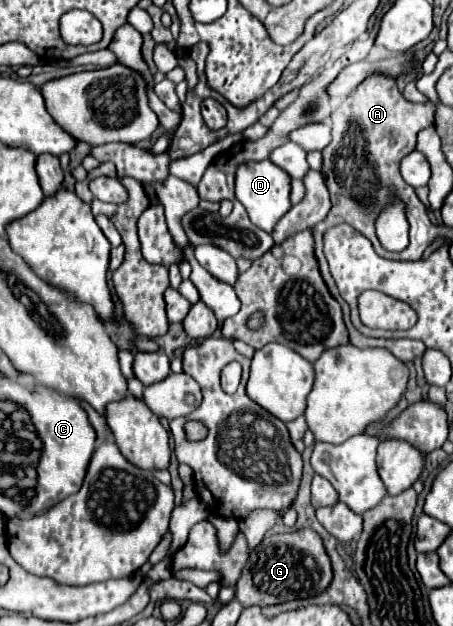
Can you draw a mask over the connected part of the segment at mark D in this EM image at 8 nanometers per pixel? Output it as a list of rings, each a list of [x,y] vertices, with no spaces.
[[[270,160],[244,162],[236,170],[236,200],[244,204],[250,220],[264,232],[272,232],[276,222],[290,210],[290,176]]]

